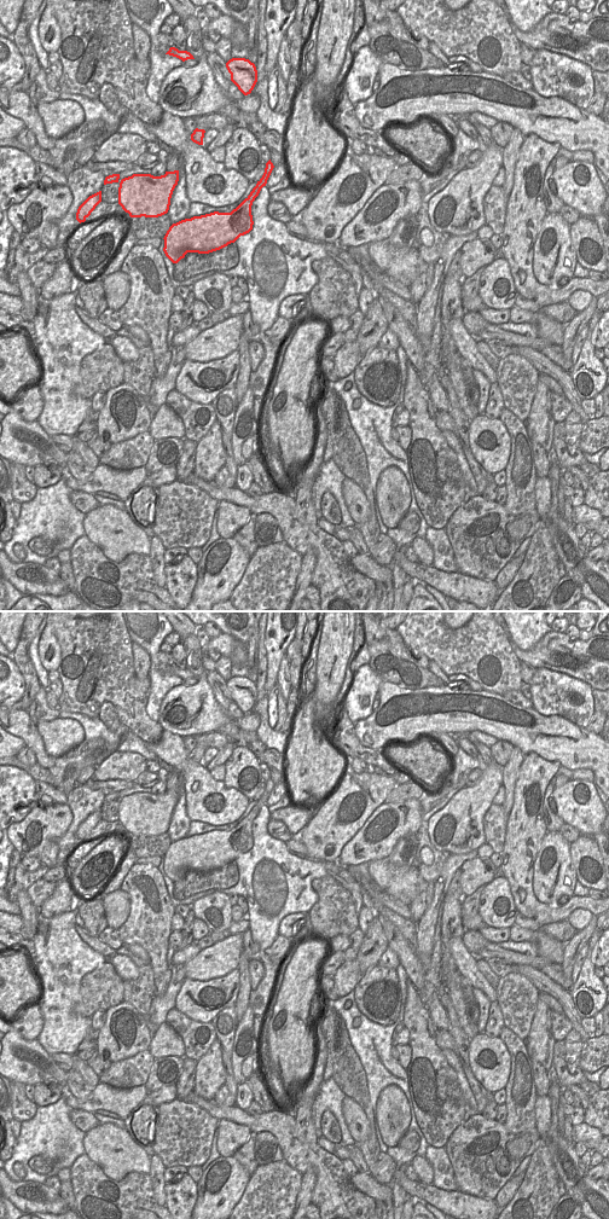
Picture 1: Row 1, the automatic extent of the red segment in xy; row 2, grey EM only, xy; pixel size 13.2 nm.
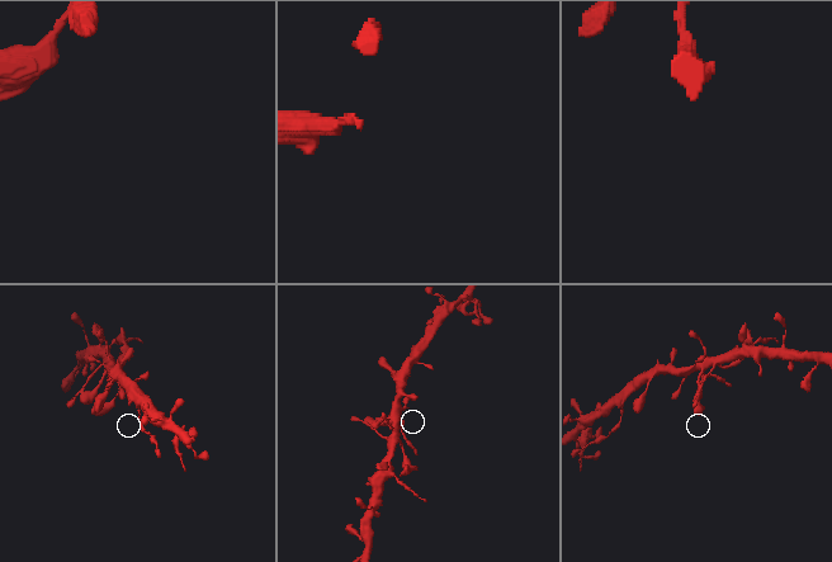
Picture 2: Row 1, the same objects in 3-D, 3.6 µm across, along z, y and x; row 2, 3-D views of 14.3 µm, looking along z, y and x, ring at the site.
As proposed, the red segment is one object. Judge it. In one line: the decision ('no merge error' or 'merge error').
no merge error

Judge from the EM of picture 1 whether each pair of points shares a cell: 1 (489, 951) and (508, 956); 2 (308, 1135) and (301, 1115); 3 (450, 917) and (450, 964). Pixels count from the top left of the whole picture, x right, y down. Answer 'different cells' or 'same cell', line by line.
1: same cell
2: same cell
3: same cell

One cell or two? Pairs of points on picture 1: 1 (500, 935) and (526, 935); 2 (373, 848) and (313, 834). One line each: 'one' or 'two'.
1: two
2: two

